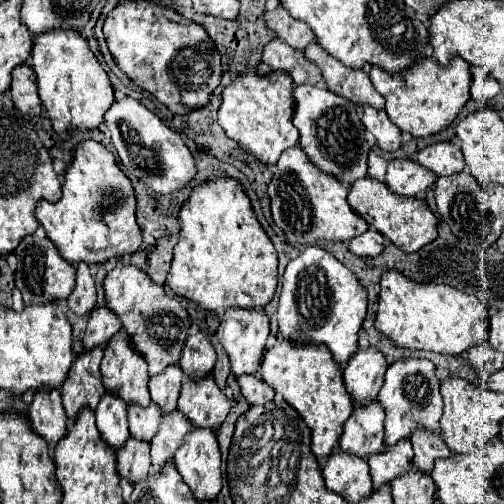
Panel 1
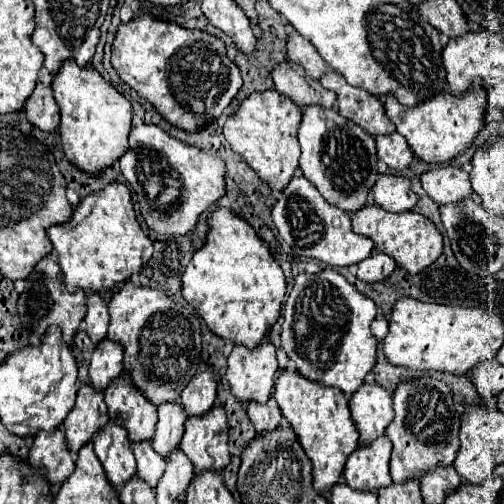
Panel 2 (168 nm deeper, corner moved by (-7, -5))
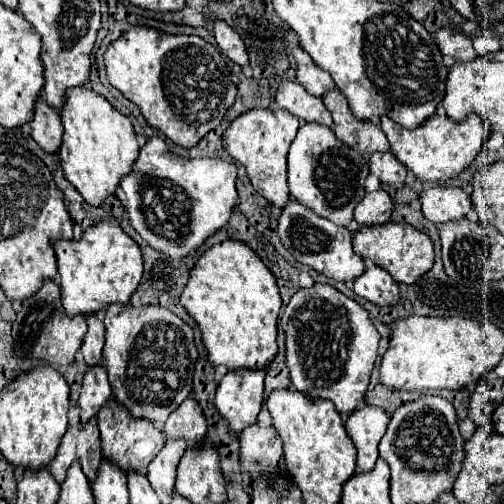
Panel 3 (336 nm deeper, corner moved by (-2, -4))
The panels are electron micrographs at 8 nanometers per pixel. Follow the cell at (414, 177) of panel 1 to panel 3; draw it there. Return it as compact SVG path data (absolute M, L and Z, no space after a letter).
M385 190L367 192L359 206L353 210L353 220L359 226L375 226L389 222L393 210L393 202Z

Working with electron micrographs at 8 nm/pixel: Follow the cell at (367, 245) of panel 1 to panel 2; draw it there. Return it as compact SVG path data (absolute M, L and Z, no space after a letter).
M372 251L368 259L364 259L364 261L358 263L356 275L362 281L382 281L394 269L396 269L396 261L392 257L388 257L386 253L380 253L380 251Z

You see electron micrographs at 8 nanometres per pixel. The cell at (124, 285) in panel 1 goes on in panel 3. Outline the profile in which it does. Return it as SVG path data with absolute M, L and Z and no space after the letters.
M111 304L103 324L103 368L109 374L113 398L133 418L165 422L167 416L191 396L193 366L197 362L193 330L171 310L159 306L133 308L127 304L127 308L123 308L121 304Z

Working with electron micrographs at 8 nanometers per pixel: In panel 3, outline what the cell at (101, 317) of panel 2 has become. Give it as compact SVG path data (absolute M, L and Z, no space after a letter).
M101 318L87 320L87 326L89 326L89 330L87 330L83 346L81 346L81 356L87 366L97 366L101 362L101 350L105 344L105 328L103 328Z

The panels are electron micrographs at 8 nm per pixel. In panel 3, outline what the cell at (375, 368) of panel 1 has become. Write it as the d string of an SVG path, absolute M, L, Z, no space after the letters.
M361 404L347 420L345 428L357 448L357 470L371 472L377 460L377 446L389 424L389 414L381 408Z

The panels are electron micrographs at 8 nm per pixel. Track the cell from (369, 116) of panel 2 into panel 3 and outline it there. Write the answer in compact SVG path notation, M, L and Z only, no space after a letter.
M331 90L325 94L323 104L333 116L335 122L335 136L347 144L349 148L357 150L363 156L371 156L373 152L389 152L387 138L383 136L383 130L377 126L377 122L359 124L355 116L351 116L351 110L347 108L347 100L339 90Z

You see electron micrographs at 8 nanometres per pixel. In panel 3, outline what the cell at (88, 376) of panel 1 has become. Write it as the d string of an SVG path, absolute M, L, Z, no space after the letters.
M89 420L87 424L77 424L75 428L67 430L67 434L61 440L55 460L49 464L51 476L59 484L63 484L65 474L75 460L79 460L87 480L93 482L97 478L95 472L99 470L99 464L101 464L97 420Z

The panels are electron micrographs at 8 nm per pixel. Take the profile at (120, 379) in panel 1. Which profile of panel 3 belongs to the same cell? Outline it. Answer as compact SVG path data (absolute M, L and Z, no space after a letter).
M109 400L101 412L97 414L97 424L101 430L101 454L105 460L117 464L123 472L137 472L147 476L149 462L161 452L165 446L165 436L153 426L151 420L133 420L133 416L127 416L123 408L115 404L115 400Z

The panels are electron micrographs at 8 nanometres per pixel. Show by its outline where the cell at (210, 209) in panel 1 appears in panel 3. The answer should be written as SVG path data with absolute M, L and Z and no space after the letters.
M225 240L209 248L191 270L191 278L183 290L181 304L201 330L201 340L207 350L207 360L213 366L227 366L227 370L267 370L277 356L277 318L281 310L281 296L277 282L259 256L243 242Z

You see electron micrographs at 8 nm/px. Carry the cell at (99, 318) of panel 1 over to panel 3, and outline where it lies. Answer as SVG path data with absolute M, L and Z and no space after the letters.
M103 366L89 368L83 380L83 390L79 396L79 408L81 408L81 422L89 422L99 414L103 404L111 400L111 384L107 380L107 372Z

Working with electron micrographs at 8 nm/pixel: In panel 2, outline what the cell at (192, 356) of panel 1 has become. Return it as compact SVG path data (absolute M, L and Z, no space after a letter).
M206 367L200 375L186 385L180 395L180 403L184 405L188 415L202 415L216 403L216 379L214 369Z

